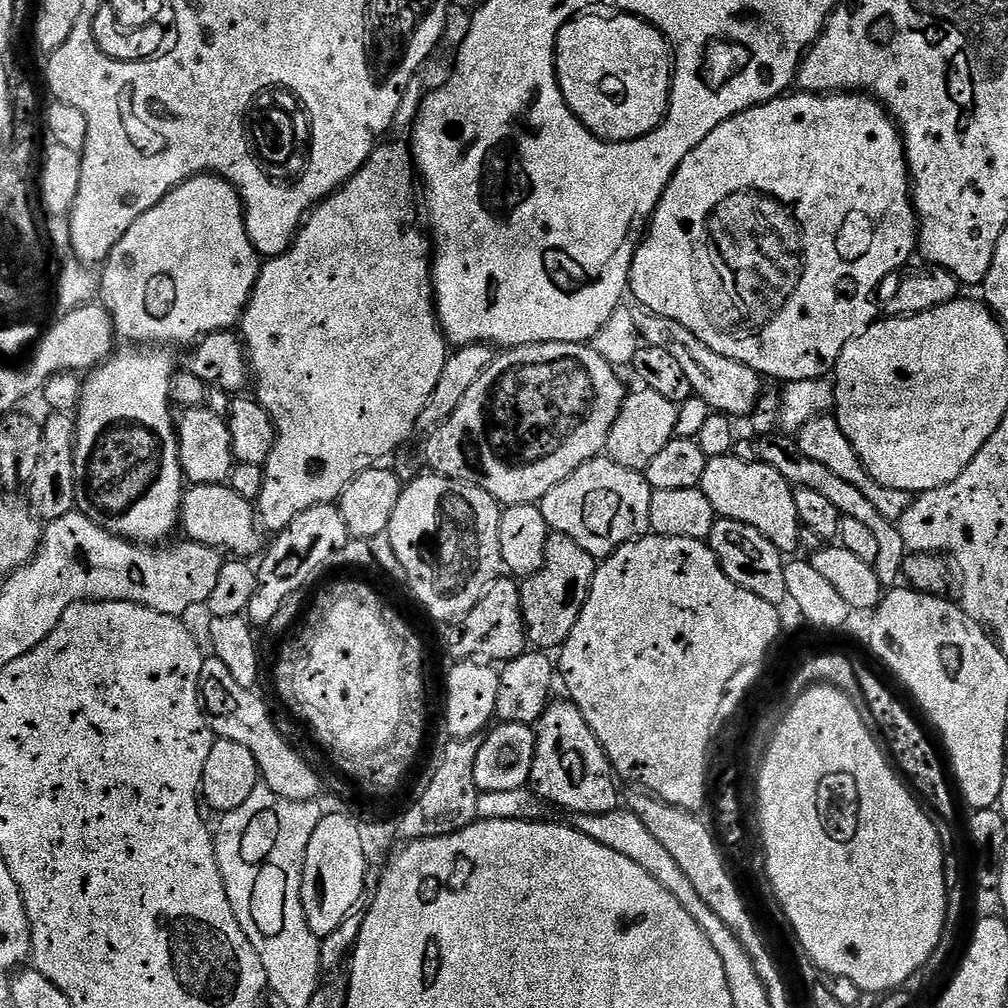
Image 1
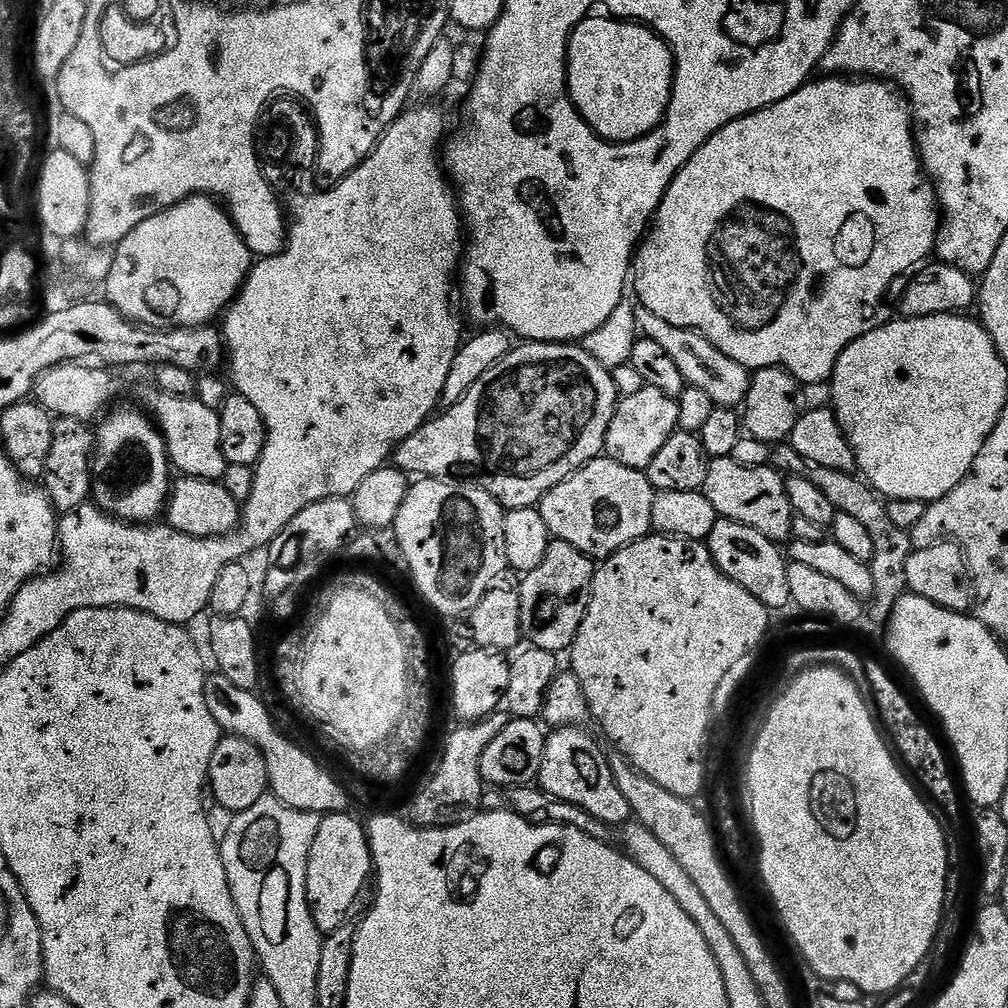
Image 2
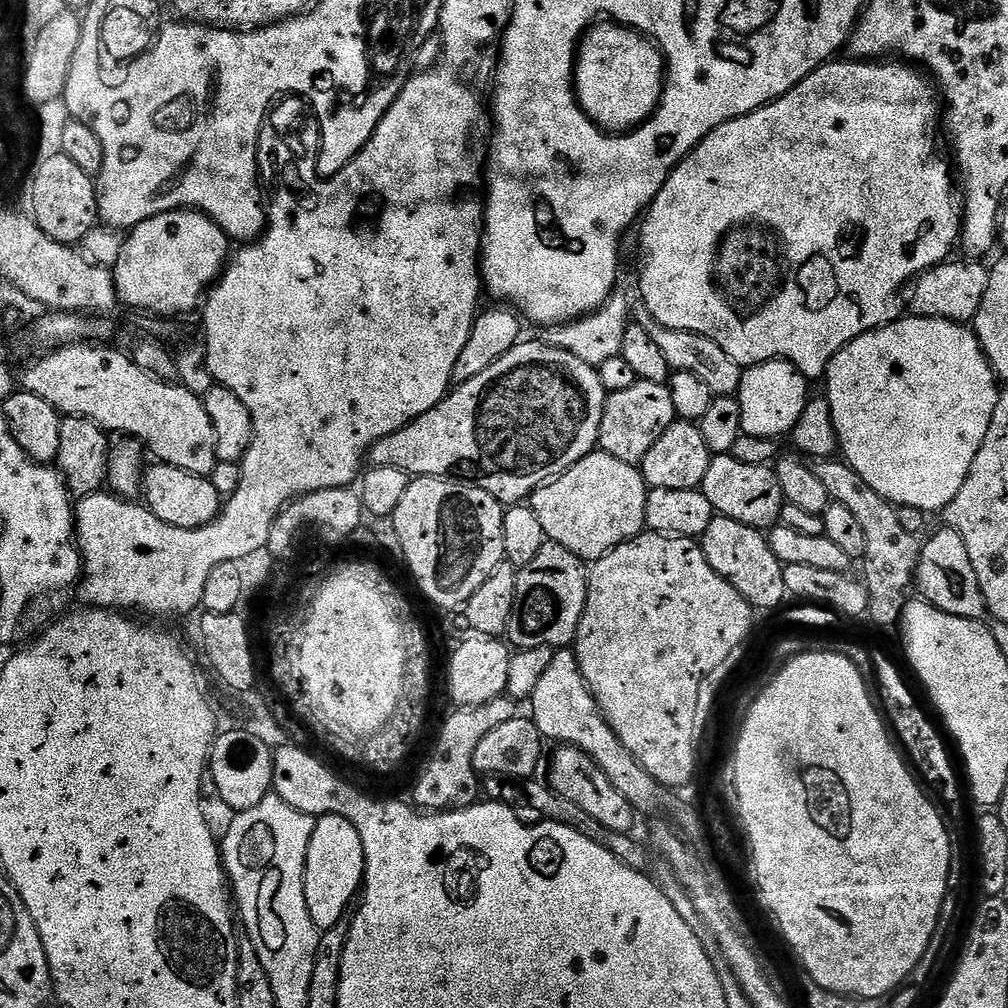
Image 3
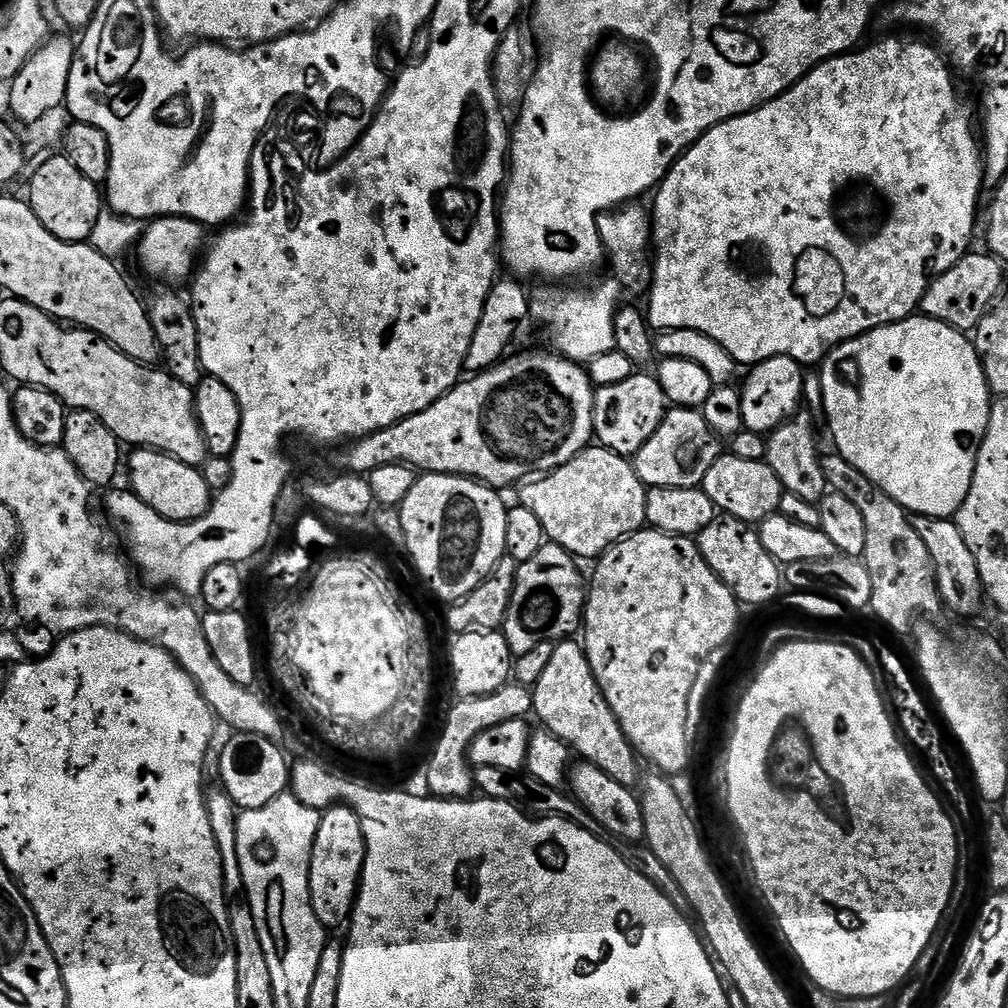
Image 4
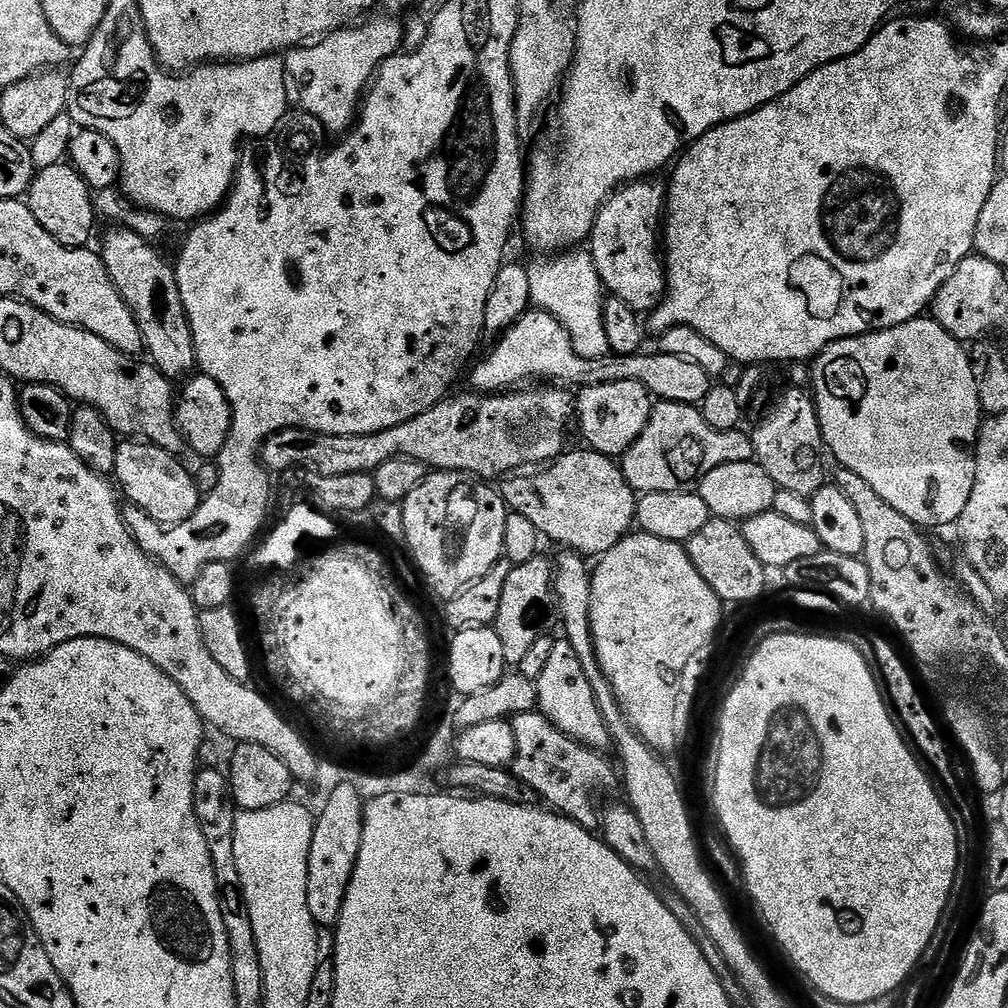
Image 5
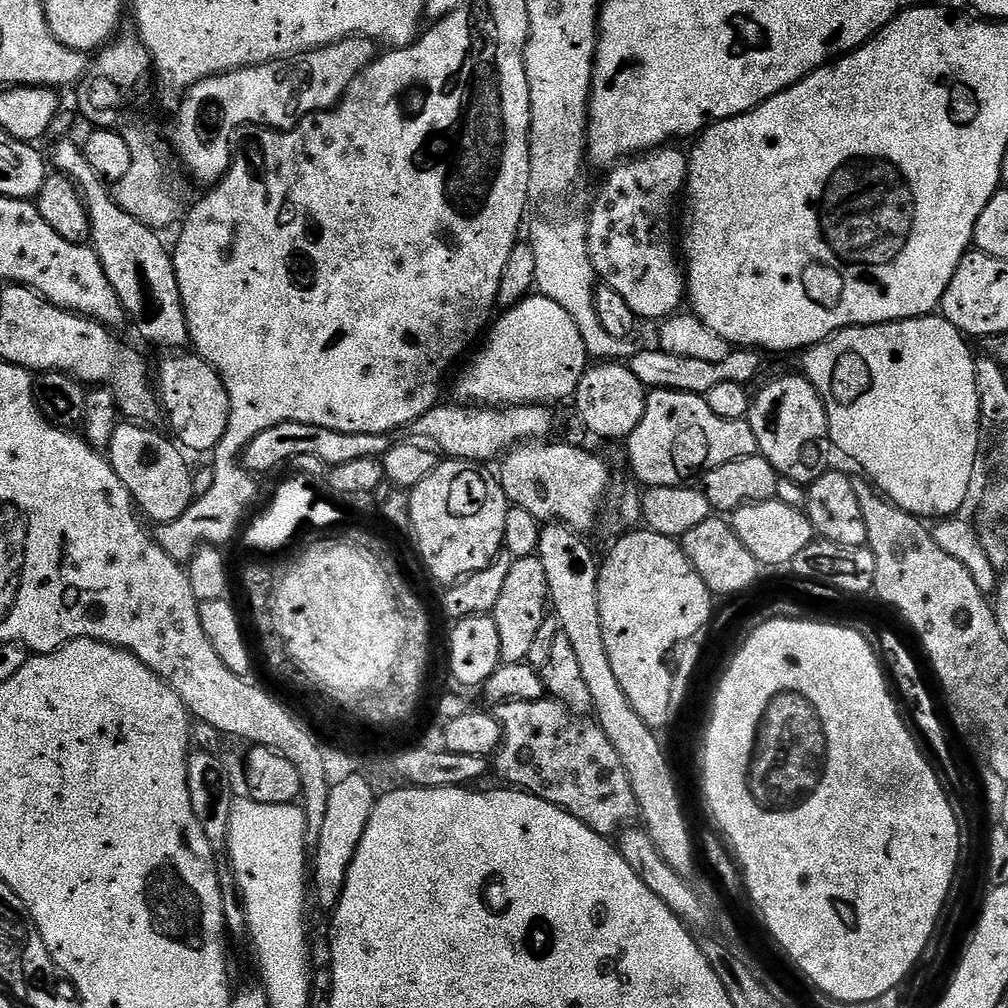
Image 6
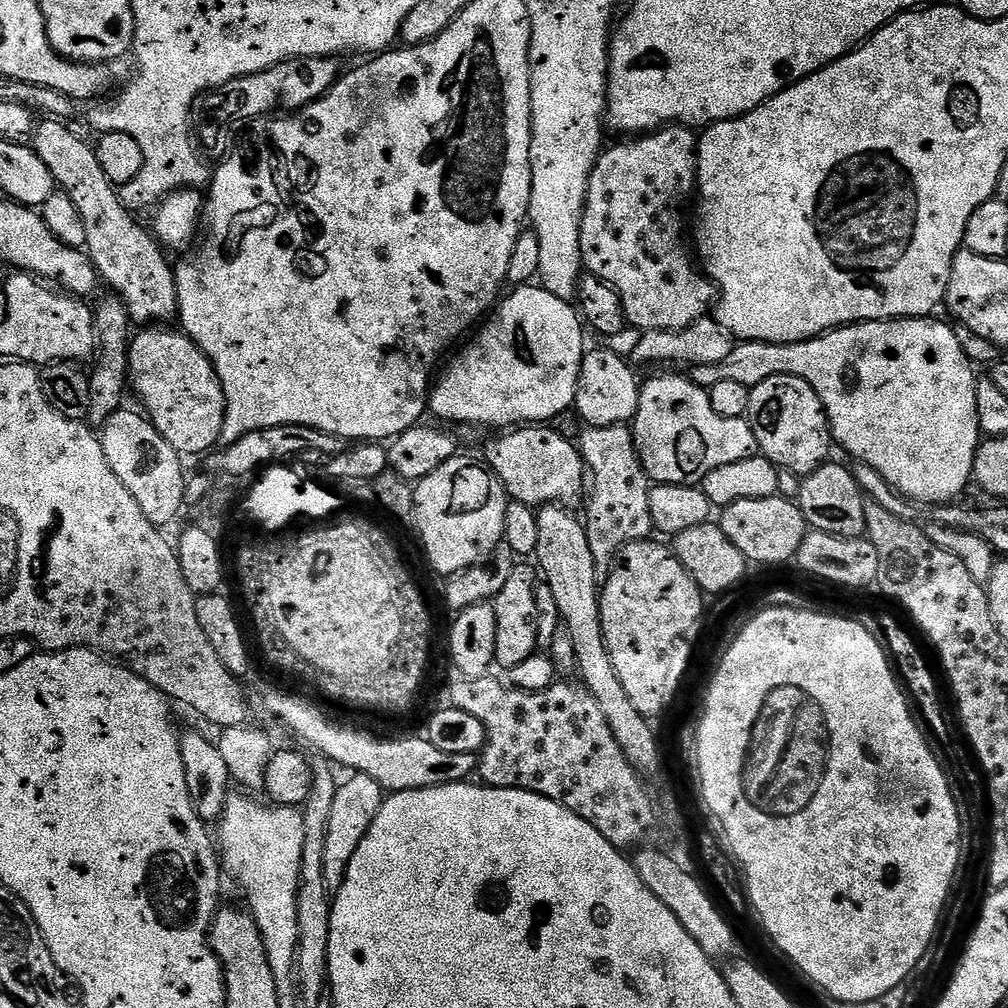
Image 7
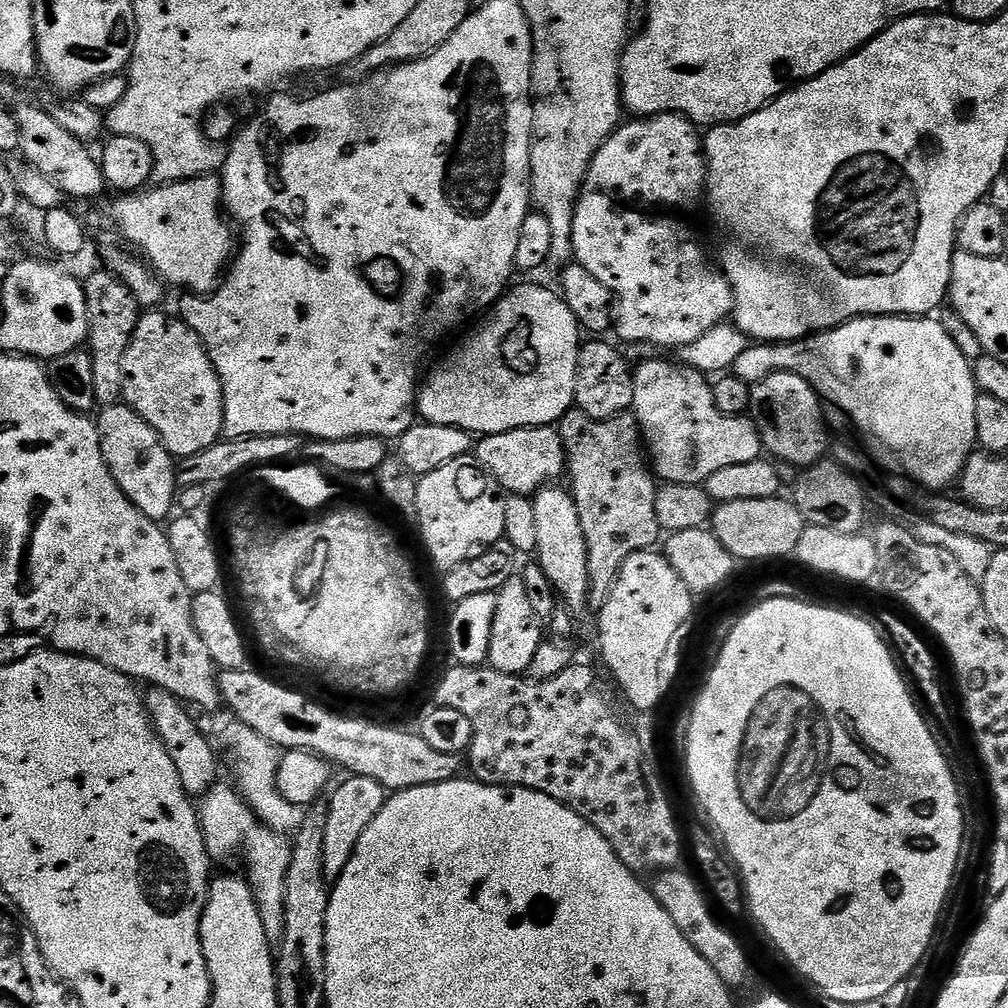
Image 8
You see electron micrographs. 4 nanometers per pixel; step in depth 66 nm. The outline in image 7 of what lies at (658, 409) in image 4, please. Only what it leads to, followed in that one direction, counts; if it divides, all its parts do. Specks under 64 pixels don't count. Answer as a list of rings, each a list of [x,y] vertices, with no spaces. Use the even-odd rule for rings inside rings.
[[[600,346],[593,350],[585,351],[584,361],[580,367],[580,381],[576,387],[574,412],[577,412],[589,428],[601,428],[602,426],[628,426],[636,418],[638,410],[638,398],[640,397],[641,377],[636,377],[637,369],[625,357],[614,354],[607,346]]]

